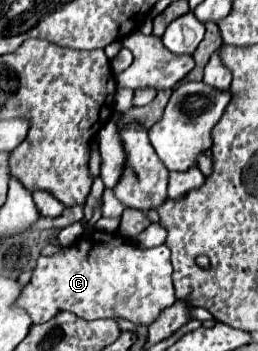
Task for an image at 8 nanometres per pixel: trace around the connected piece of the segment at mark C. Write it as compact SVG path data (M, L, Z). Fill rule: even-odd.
M93 229L91 233L83 233L73 245L63 247L61 251L51 257L39 257L37 267L33 271L31 281L25 285L17 303L33 317L33 323L45 323L55 317L59 311L71 311L81 319L95 321L95 319L127 319L135 325L149 327L163 309L171 307L175 301L175 289L171 281L171 251L167 245L143 249L137 247L133 241L117 235Z

